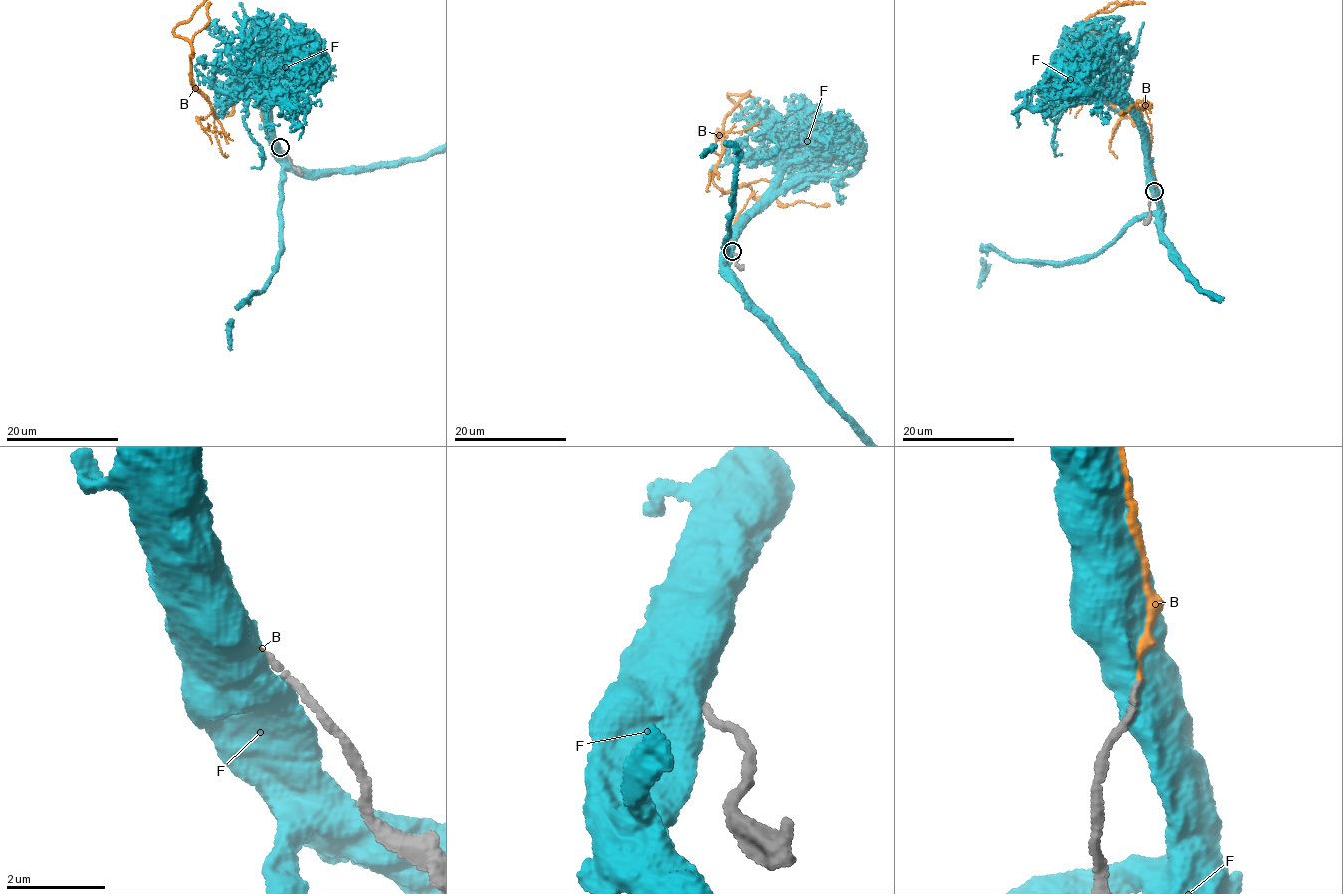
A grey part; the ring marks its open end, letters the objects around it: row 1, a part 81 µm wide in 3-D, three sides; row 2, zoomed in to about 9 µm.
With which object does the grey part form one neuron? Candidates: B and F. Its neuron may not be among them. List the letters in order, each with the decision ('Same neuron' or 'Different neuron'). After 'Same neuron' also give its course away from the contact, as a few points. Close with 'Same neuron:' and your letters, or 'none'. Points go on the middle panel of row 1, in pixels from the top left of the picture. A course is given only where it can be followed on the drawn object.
B: Same neuron
F: Different neuron
Same neuron: B

